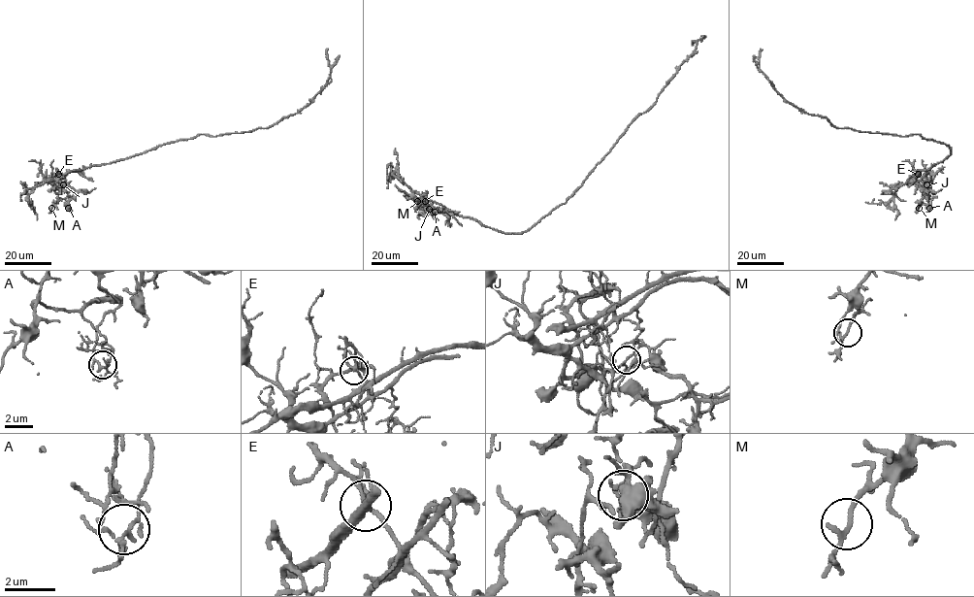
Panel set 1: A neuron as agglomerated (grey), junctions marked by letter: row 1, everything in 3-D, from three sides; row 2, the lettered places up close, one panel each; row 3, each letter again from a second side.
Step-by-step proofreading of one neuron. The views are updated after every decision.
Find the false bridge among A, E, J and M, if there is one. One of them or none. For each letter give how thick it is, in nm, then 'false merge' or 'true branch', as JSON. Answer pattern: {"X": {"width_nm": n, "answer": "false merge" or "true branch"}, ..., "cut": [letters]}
{"A": {"width_nm": 120, "answer": "true branch"}, "E": {"width_nm": 140, "answer": "true branch"}, "J": {"width_nm": 130, "answer": "false merge"}, "M": {"width_nm": 140, "answer": "true branch"}, "cut": ["J"]}

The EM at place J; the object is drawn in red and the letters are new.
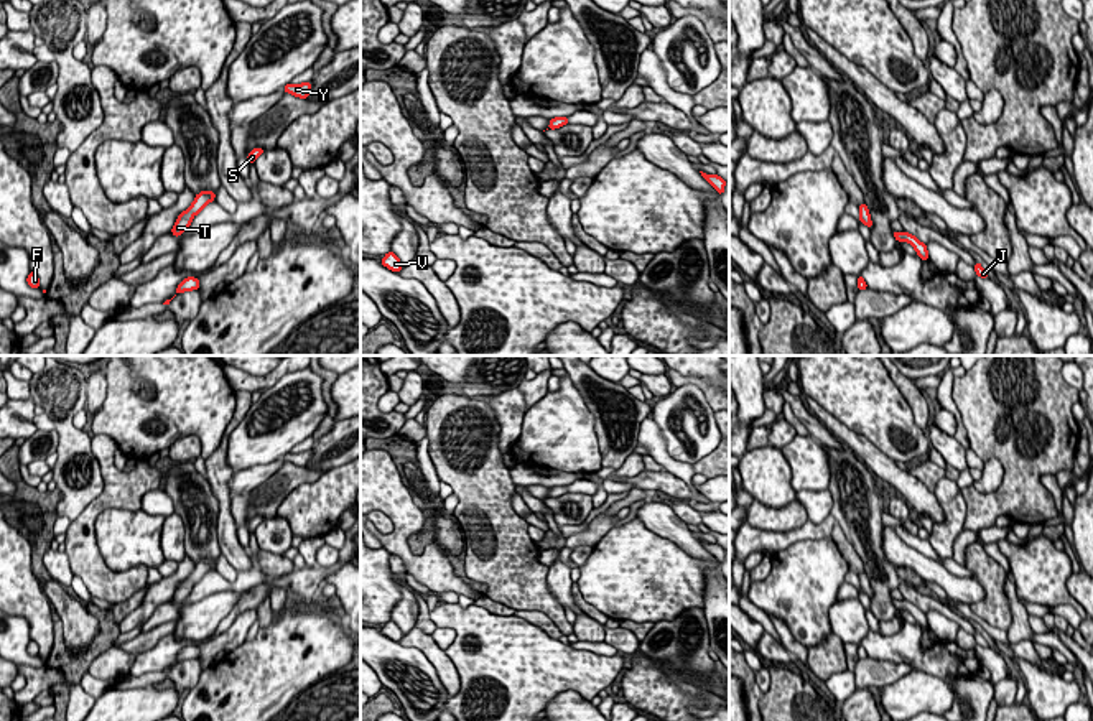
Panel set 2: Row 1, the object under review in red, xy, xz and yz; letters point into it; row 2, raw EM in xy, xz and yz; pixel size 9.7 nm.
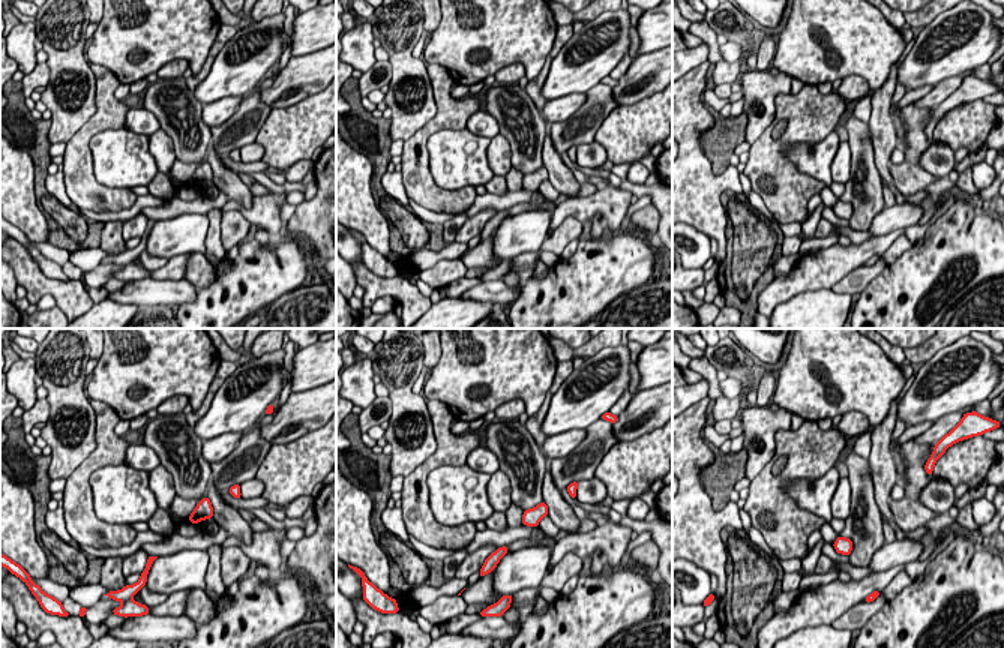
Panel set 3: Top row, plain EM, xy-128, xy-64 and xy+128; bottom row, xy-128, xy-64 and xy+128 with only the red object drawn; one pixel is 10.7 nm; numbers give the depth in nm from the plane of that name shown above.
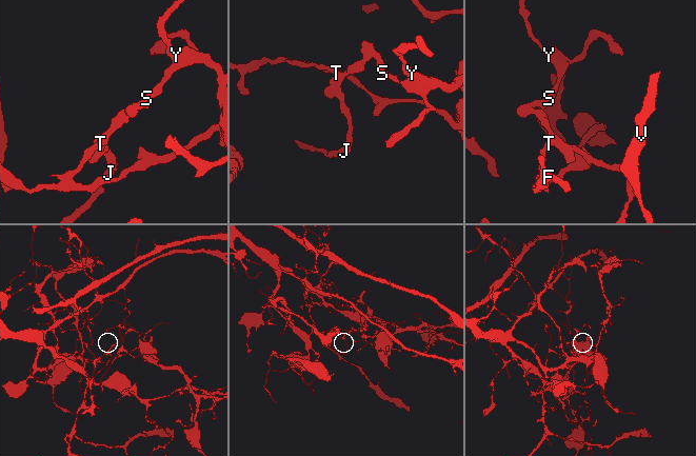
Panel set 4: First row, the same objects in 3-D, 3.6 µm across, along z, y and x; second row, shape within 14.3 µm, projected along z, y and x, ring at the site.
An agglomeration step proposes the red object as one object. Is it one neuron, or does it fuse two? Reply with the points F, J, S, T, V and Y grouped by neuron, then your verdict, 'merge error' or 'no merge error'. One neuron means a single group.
F J T V / S Y | merge error

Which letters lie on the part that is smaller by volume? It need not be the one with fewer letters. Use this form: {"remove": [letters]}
{"remove": ["S", "Y"]}

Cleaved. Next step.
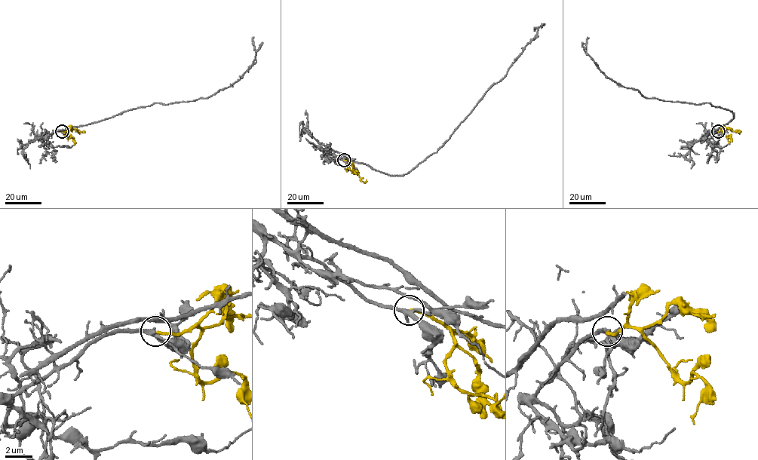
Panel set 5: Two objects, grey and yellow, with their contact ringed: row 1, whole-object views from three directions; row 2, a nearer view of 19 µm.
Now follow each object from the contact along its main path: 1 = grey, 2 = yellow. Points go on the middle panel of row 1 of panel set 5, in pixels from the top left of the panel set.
1: (344, 160), (320, 145), (390, 175), (408, 173), (437, 151), (483, 95), (502, 78), (537, 33), (535, 29)
2: (344, 160), (351, 166), (360, 180), (365, 182), (366, 179)

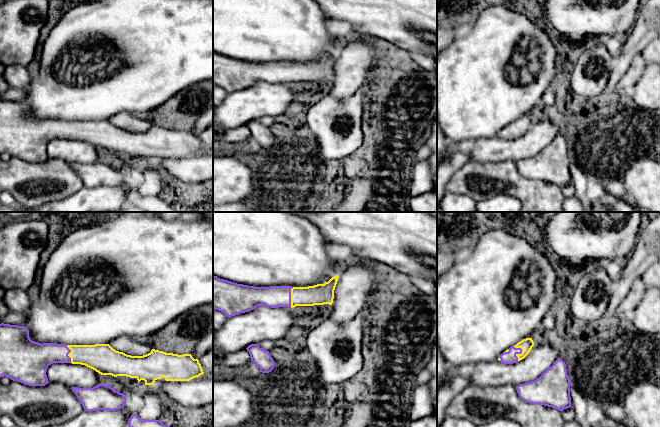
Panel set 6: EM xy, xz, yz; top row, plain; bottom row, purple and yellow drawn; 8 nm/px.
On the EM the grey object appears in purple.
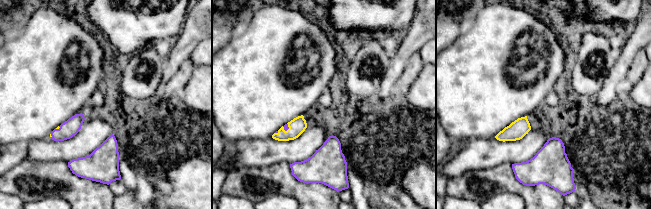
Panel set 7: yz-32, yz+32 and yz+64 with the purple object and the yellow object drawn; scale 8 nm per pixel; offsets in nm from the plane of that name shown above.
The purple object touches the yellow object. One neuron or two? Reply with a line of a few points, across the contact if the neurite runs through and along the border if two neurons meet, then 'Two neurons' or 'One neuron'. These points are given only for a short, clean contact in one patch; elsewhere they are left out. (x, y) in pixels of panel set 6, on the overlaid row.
Line: yz (509, 357), (521, 352), (526, 345). One neuron

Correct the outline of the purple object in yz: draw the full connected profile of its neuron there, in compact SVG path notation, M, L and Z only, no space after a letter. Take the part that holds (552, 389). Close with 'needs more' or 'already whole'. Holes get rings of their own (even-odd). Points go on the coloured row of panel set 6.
M558 358L537 380L520 384L516 386L516 390L519 397L528 403L562 411L572 407L570 383L566 364Z; already whole

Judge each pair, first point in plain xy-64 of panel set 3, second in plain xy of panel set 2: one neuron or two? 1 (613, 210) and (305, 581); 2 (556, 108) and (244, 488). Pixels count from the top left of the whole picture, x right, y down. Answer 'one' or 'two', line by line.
1: one
2: one

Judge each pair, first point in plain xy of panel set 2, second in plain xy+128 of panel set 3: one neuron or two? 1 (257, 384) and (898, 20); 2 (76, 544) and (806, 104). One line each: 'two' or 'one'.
1: two
2: one

